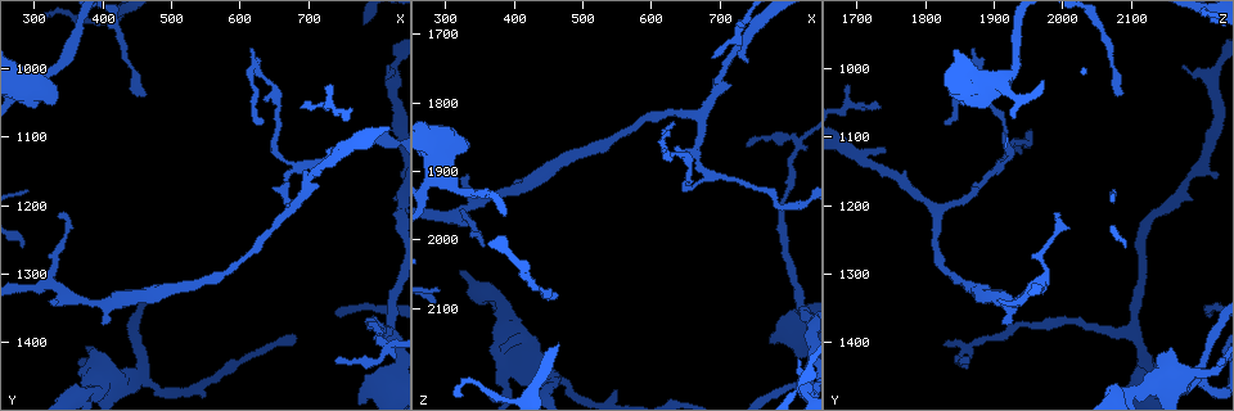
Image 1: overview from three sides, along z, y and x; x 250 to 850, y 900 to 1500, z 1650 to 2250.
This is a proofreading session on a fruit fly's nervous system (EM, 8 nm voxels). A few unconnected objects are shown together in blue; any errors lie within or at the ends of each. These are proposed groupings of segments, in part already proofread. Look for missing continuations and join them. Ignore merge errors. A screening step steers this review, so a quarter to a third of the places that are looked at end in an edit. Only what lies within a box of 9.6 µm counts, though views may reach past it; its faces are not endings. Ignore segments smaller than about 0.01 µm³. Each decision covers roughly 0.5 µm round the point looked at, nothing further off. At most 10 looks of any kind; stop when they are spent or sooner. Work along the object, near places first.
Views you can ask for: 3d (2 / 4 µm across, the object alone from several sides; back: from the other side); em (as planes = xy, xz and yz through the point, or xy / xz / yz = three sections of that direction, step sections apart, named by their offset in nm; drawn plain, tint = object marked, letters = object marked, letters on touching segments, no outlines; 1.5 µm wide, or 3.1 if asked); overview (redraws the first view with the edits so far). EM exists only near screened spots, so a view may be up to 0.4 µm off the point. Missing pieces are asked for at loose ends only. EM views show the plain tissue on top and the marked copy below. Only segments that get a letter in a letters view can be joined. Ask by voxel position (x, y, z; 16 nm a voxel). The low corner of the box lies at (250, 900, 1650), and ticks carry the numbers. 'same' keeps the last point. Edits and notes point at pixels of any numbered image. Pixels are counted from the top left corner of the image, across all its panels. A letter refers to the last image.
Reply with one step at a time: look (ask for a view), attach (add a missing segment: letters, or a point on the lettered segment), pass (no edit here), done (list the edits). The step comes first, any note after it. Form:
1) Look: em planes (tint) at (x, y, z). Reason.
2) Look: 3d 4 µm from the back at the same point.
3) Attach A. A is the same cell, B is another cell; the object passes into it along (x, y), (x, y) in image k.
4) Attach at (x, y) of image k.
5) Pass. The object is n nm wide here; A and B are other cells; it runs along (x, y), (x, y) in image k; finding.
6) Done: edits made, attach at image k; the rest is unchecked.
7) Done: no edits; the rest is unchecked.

Look: em planes (letters) at (335, 1215, 1995). An open end.

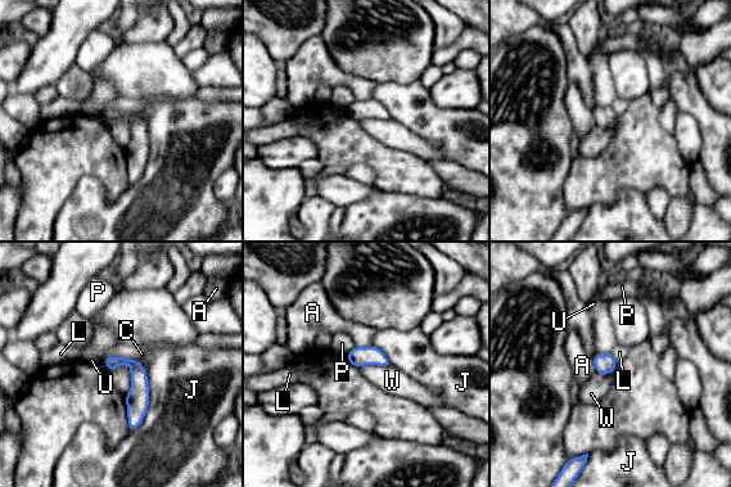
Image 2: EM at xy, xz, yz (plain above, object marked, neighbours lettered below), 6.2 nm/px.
Pass. The object is 80 nm wide here; the longest contact is with J, 420 nm; A, C, J, L, P, U and W are other cells; no lettered segment goes on from it.

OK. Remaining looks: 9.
Look: 3d 4 µm at (620, 970, 1870). Tapers out.

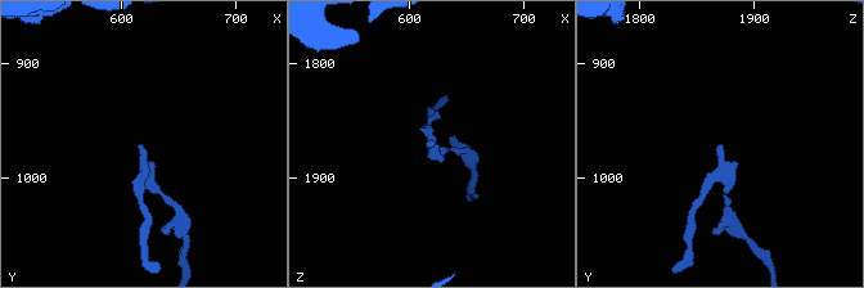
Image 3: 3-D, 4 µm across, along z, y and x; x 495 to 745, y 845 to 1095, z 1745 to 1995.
Look: em planes (tint) at (616, 972, 1870).

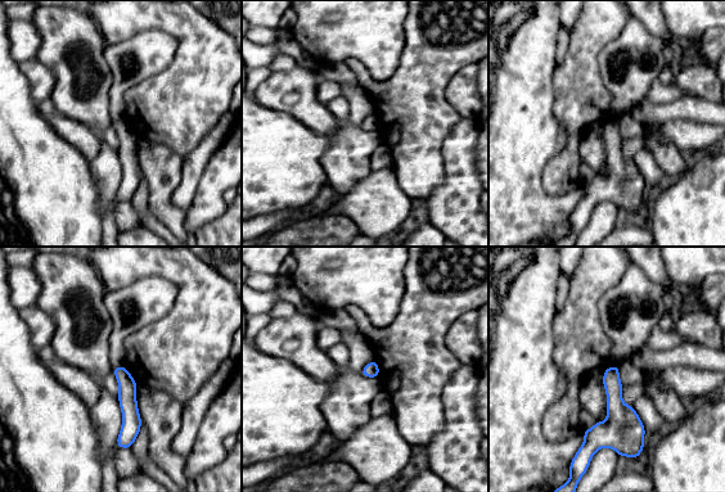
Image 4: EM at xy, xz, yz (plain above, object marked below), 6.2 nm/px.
Look: em planes (letters) at the same point.

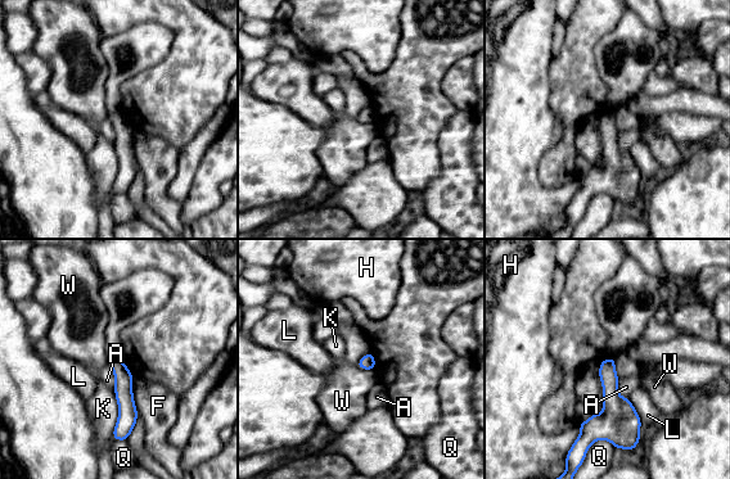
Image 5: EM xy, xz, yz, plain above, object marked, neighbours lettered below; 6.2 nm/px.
Pass. The longest contact is with K, 320 nm; A, F, H, K, L, Q and W are other cells; it runs along (112, 362), (124, 378), (124, 437) in image 5; none of them fits.

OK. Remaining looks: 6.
Look: 3d 2 µm from the back at (690, 1060, 1735). An open end.

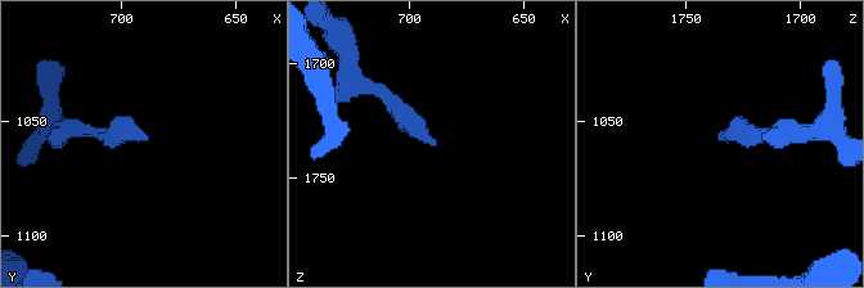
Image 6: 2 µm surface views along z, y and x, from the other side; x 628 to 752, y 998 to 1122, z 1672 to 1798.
Look: em yz step 4 (letters) at (689, 1057, 1735). Now the EM.

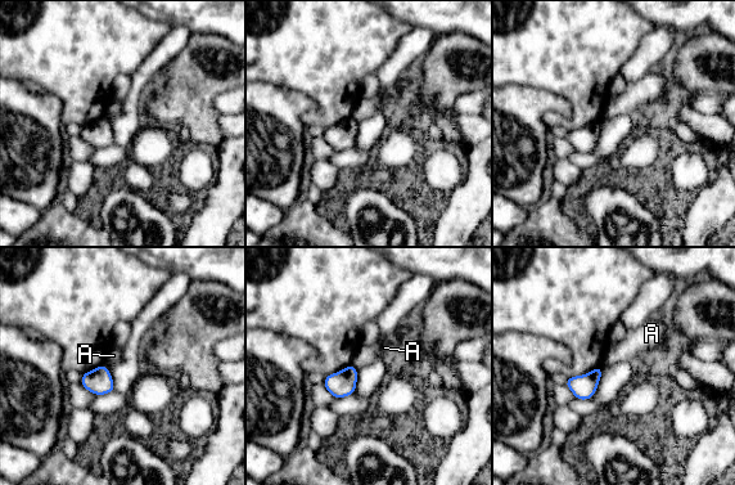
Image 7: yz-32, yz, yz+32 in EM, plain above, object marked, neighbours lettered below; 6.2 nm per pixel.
Pass. A is another cell; none of them fits.

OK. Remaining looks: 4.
Look: em yz step 4 (letters) at (635, 1080, 1830). Tapers out.

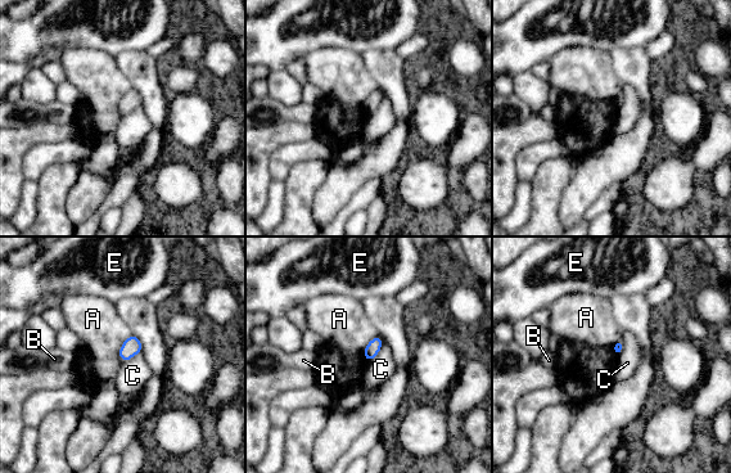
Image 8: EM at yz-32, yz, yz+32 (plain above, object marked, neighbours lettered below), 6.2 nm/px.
Look: em planes (letters) at the same point. Another direction.

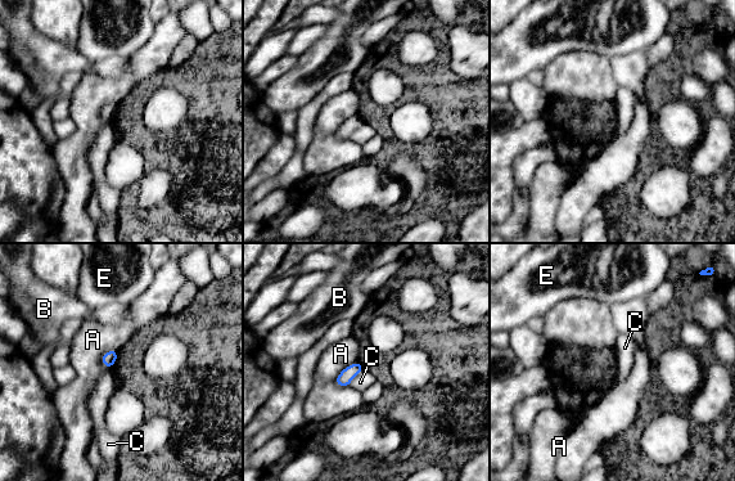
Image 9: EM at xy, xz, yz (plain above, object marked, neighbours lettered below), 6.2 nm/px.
Pass. A, B, C and E are other cells; a border runs along (364, 369), (348, 385) in image 9; no lettered segment goes on from it.

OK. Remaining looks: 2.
Done: no edits; the rest is unchecked.

